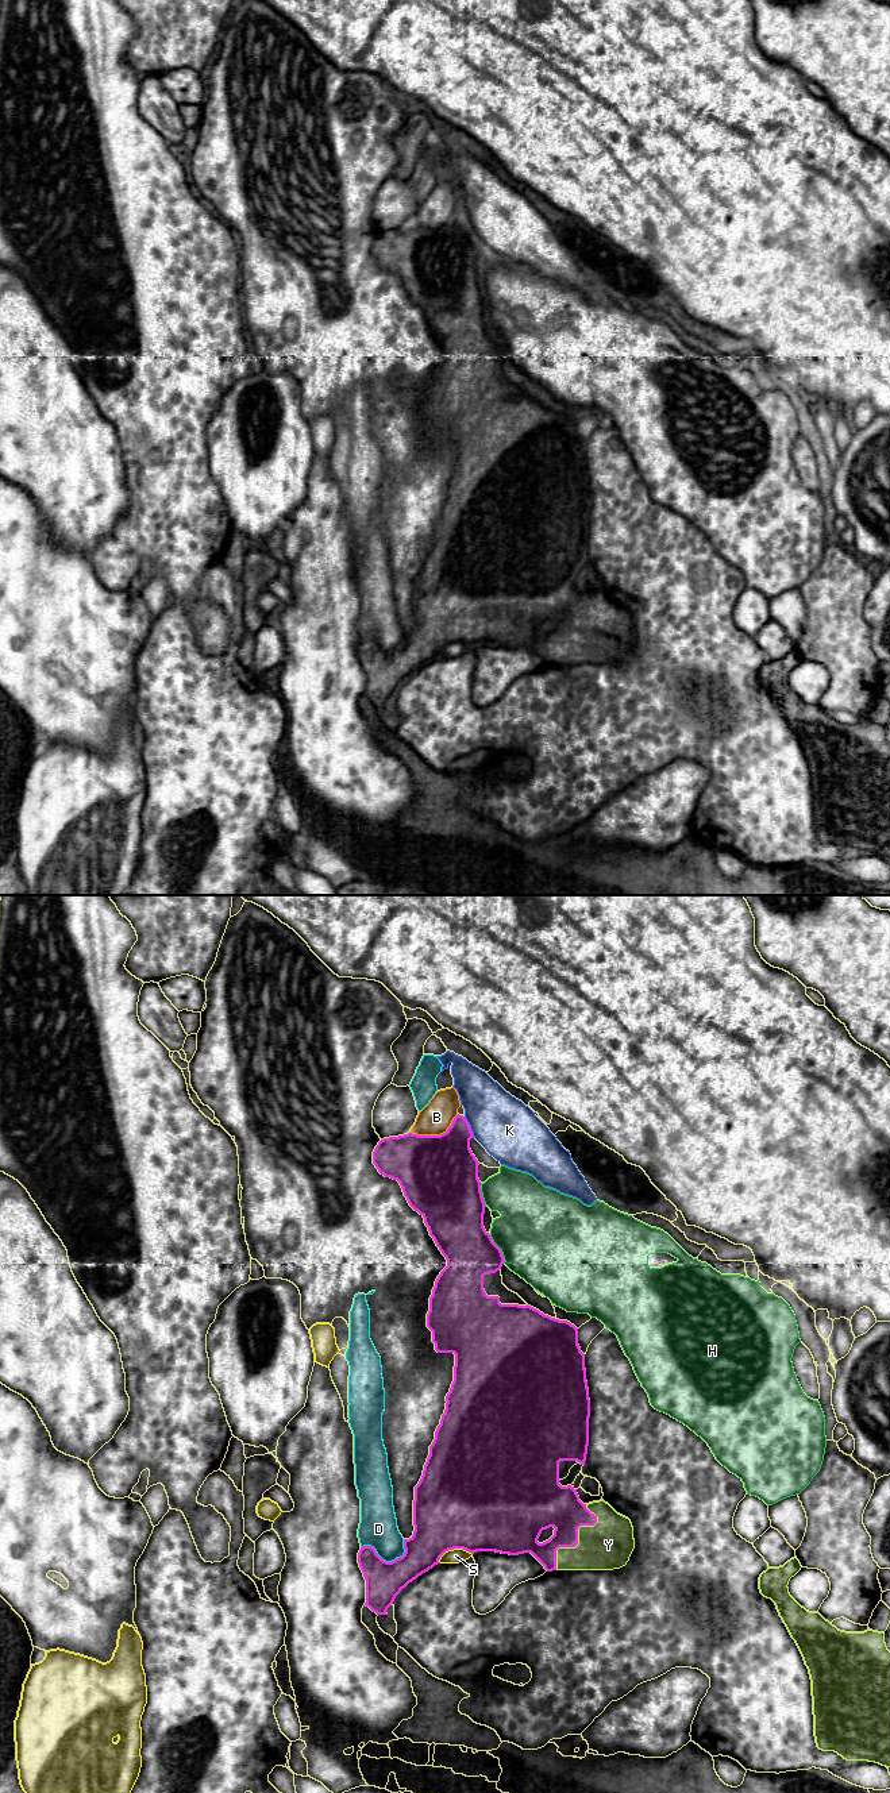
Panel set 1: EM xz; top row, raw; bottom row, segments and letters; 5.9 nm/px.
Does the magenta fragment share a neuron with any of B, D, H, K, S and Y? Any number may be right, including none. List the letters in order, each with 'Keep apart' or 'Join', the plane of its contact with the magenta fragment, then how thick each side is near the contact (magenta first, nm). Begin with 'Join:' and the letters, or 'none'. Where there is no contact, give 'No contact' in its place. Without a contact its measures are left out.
Join: Y
B: Keep apart. Touches magenta in xz. Thickness 460 nm (magenta) against 190 nm
D: Keep apart. Touches magenta in xz. Thickness 220 nm (magenta) against 220 nm
H: Keep apart. Touches magenta in xz. Thickness 300 nm (magenta) against 500 nm
K: Keep apart. Touches magenta in xz. Thickness 340 nm (magenta) against 360 nm
S: Keep apart. Touches magenta in xz. Thickness 500 nm (magenta) against 90 nm
Y: Join. Touches magenta in xz. Thickness 260 nm (magenta) against 300 nm

